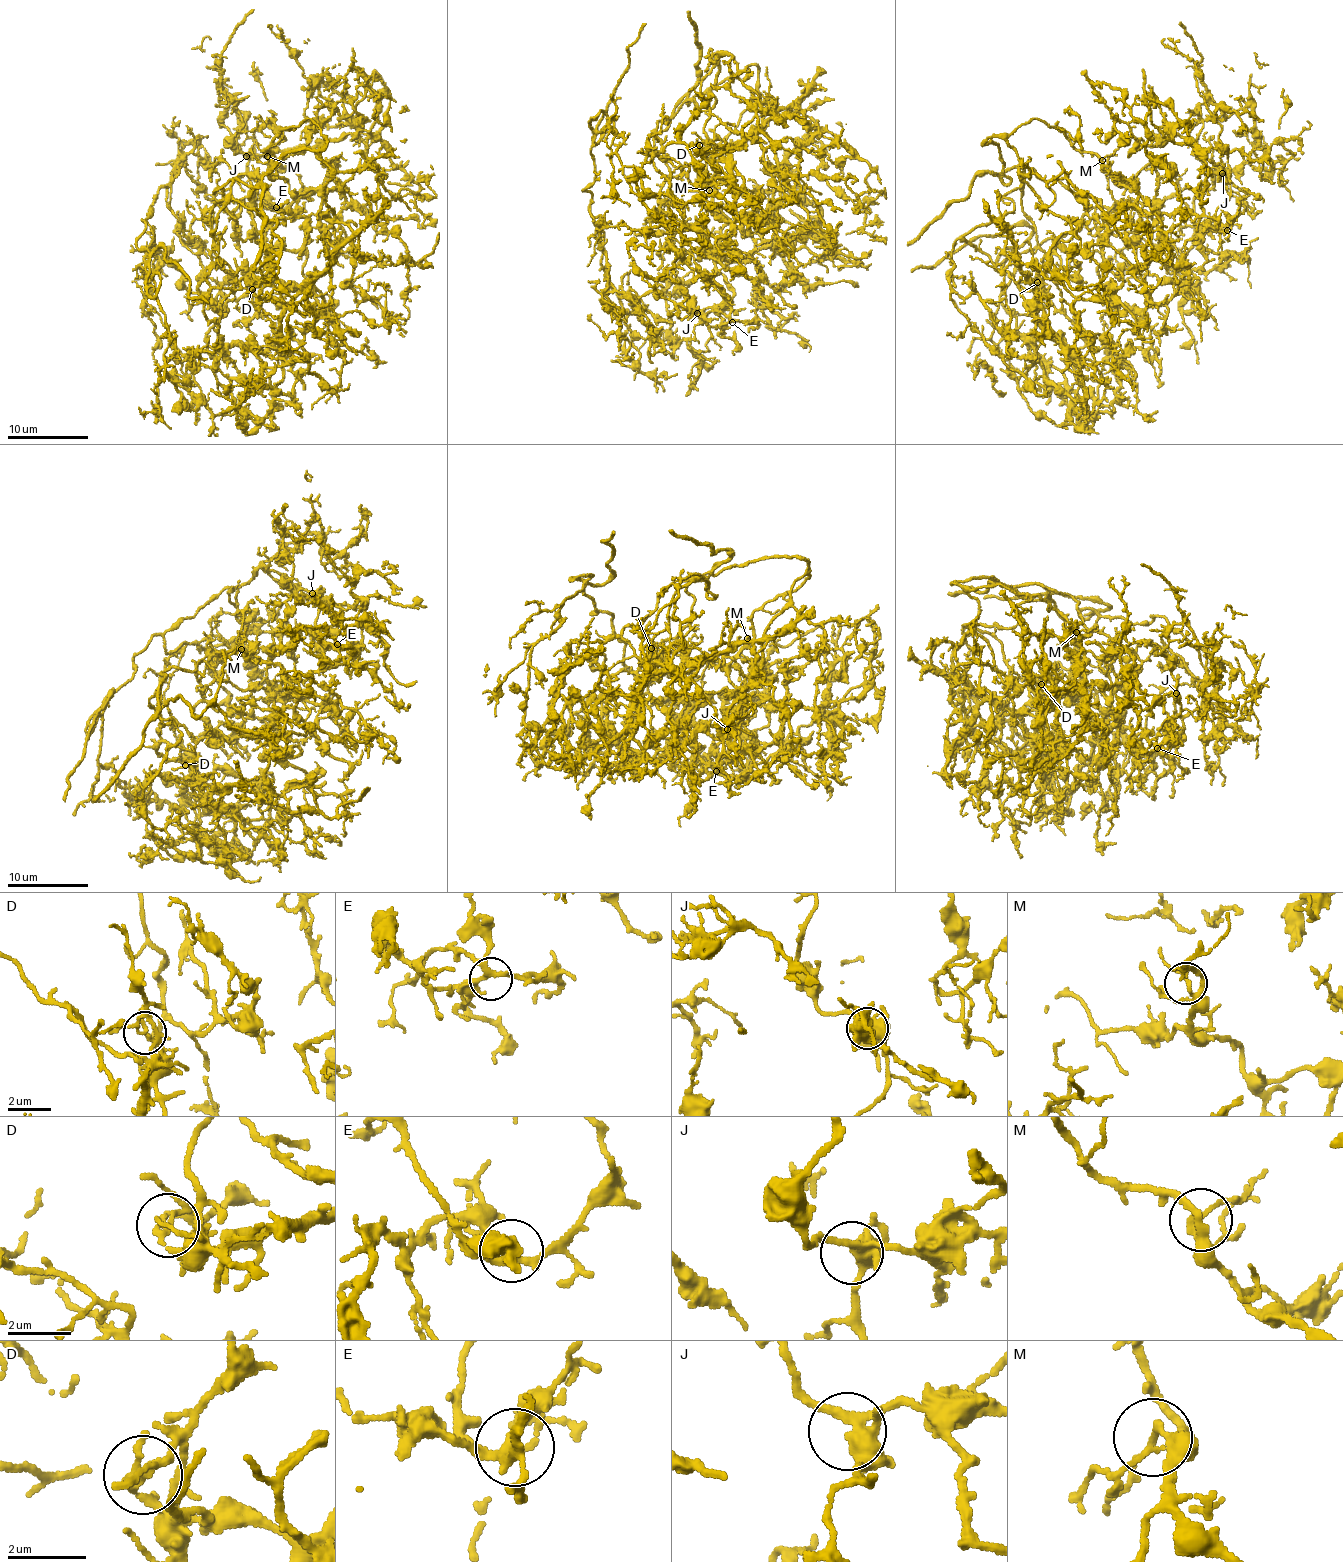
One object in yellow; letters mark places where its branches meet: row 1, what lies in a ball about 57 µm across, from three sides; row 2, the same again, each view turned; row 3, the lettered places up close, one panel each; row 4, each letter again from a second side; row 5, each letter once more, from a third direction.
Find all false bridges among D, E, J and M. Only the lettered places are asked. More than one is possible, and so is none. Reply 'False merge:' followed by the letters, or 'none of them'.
False merge: D

